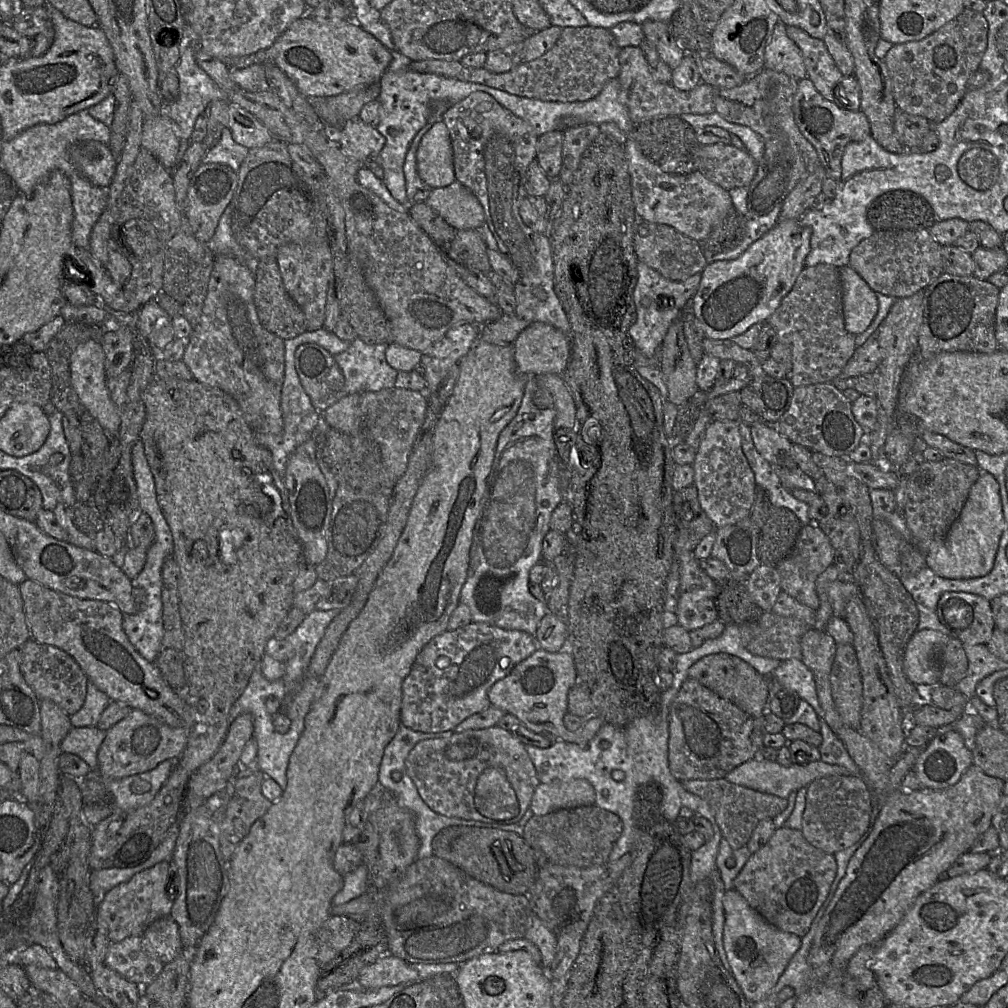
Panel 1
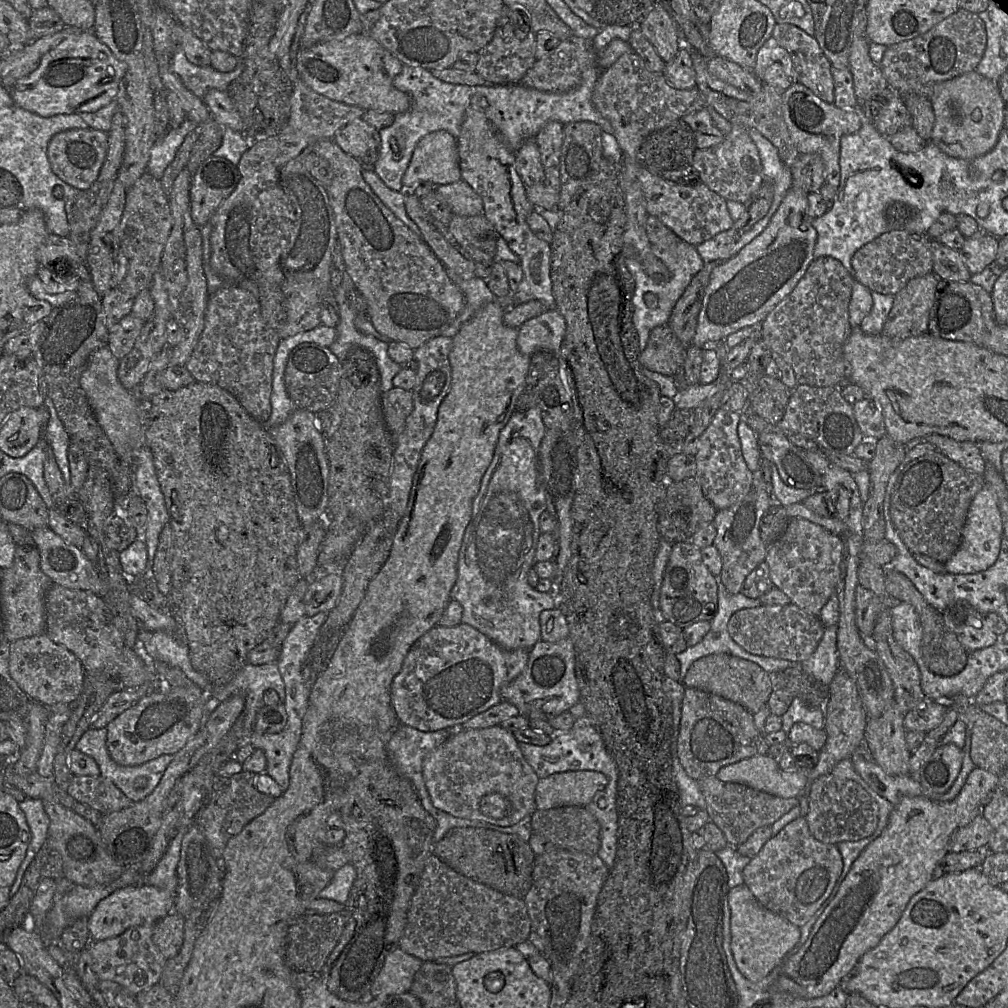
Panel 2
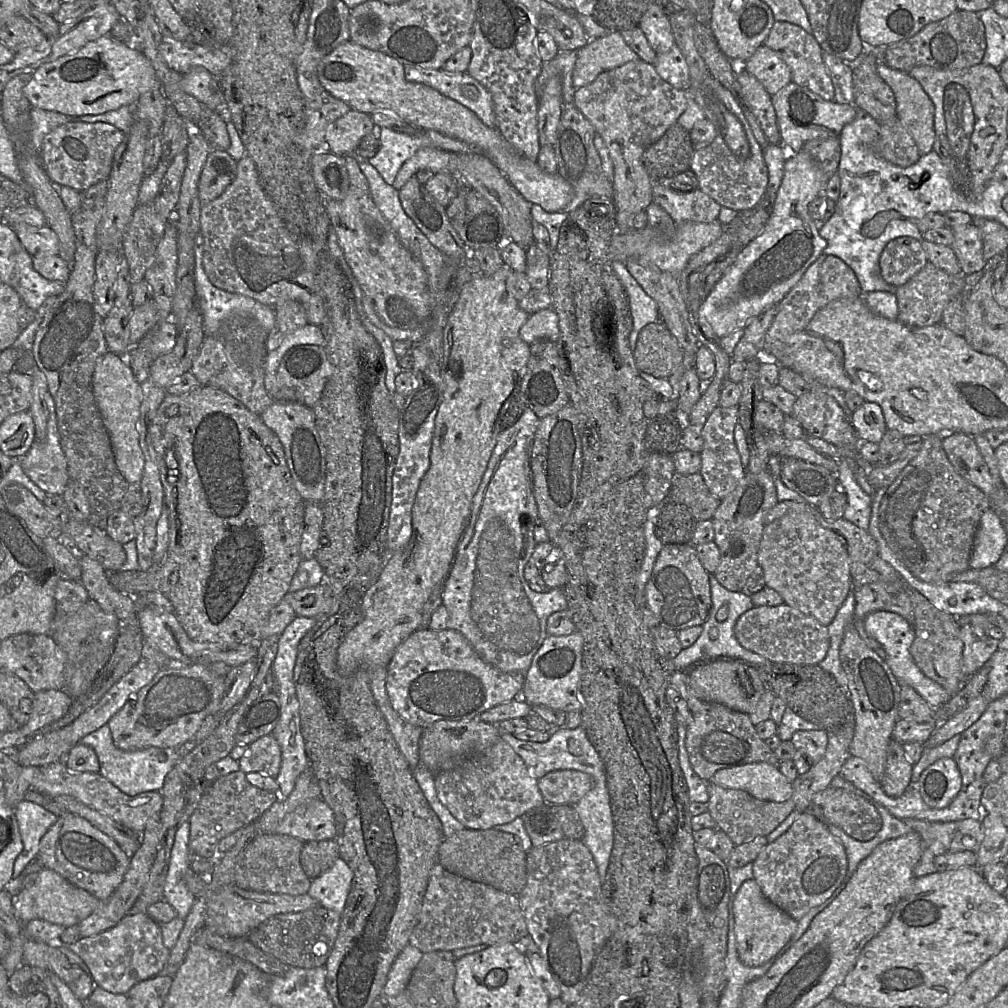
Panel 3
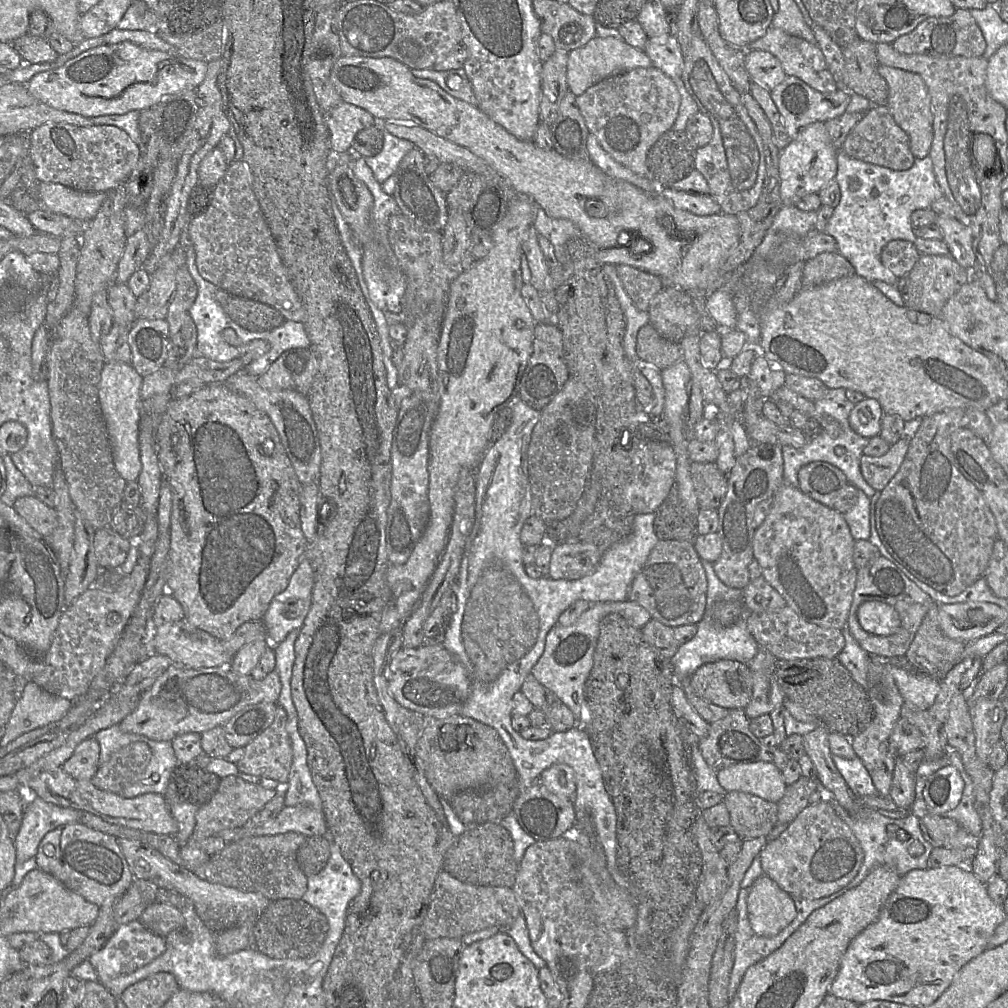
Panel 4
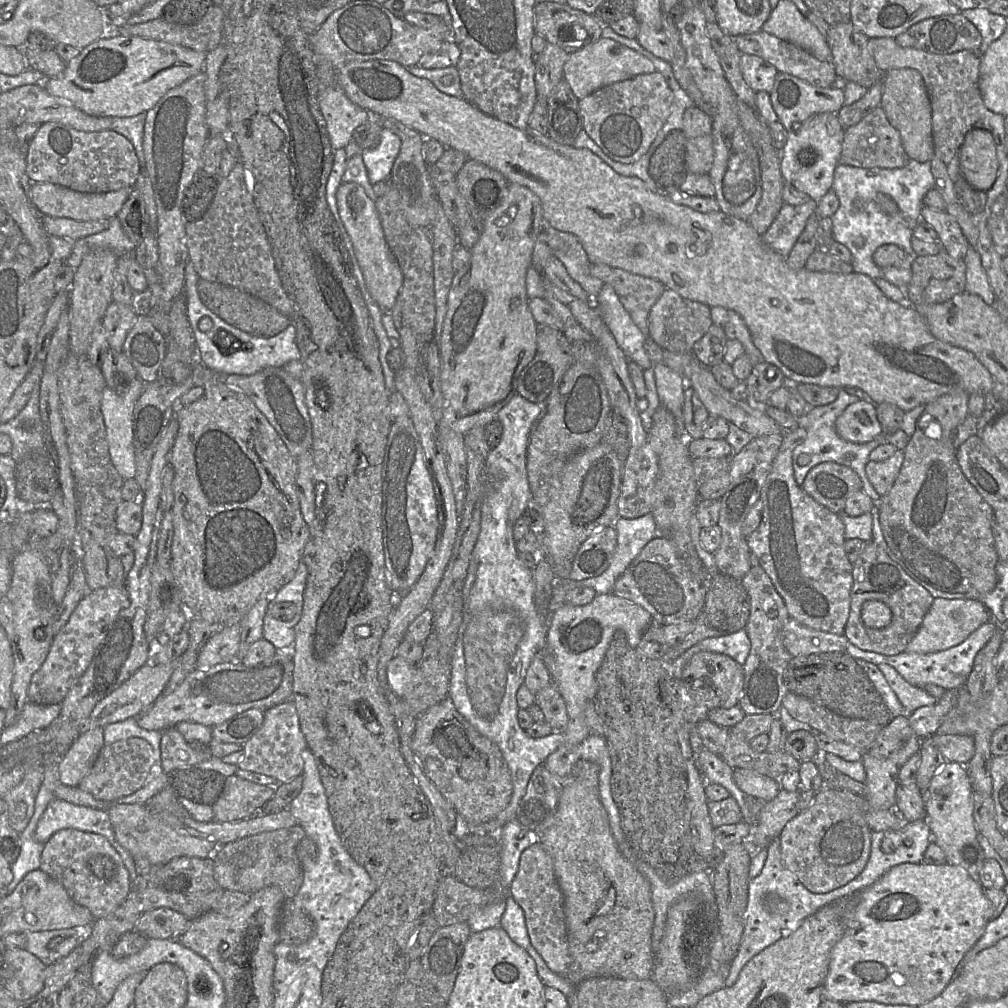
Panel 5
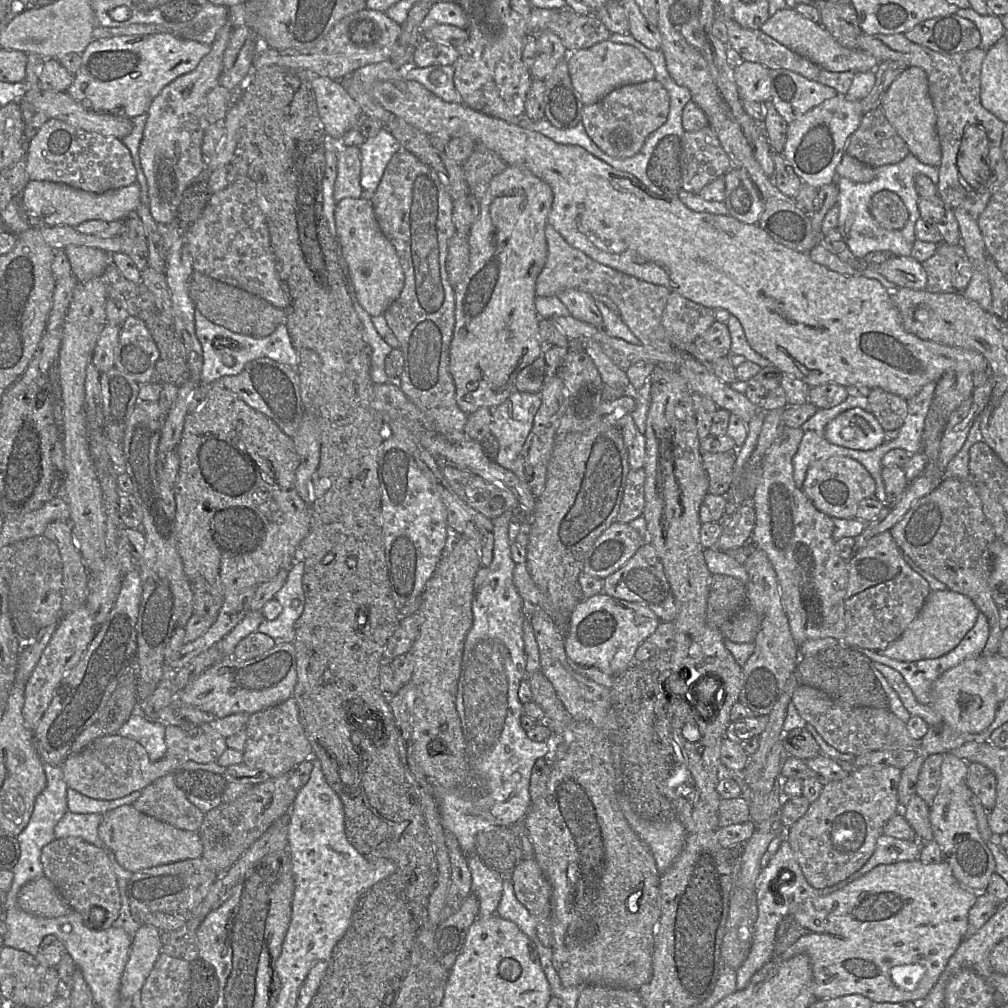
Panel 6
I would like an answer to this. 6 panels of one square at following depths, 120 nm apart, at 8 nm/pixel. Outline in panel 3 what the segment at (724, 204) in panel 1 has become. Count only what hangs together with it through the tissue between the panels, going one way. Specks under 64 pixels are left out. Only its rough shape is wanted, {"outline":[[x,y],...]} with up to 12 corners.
{"outline":[[653,185],[676,224],[718,220],[722,206],[699,188]]}

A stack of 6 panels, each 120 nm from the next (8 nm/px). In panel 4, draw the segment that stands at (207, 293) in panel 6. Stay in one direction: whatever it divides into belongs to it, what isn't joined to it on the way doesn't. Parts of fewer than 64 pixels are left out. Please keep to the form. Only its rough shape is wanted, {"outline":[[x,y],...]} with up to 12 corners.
{"outline":[[221,288],[215,298],[232,321],[251,332],[286,320],[268,304]]}

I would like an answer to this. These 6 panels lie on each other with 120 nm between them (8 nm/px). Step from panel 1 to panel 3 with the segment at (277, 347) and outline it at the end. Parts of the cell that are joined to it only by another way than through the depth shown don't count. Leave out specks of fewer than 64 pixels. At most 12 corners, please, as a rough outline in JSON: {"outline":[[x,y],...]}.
{"outline":[[230,315],[190,371],[261,415],[268,333]]}

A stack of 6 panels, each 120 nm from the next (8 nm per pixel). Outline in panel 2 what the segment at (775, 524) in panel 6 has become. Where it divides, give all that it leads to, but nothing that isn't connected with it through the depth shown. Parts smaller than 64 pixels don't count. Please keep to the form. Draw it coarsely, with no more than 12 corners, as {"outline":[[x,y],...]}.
{"outline":[[791,518],[767,546],[774,587],[818,617],[836,590],[841,537]]}

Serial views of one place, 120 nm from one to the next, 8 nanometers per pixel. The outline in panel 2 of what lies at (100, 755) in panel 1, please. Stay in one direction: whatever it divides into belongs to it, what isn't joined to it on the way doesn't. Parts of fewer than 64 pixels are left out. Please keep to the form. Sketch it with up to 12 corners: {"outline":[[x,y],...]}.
{"outline":[[159,685],[106,726],[122,766],[175,755],[214,704]]}

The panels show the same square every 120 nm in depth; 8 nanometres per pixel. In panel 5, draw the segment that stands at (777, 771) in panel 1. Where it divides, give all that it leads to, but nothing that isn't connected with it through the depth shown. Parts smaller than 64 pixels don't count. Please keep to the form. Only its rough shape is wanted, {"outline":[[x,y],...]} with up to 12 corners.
{"outline":[[736,768],[733,779],[748,797],[767,802],[781,787],[778,779]]}

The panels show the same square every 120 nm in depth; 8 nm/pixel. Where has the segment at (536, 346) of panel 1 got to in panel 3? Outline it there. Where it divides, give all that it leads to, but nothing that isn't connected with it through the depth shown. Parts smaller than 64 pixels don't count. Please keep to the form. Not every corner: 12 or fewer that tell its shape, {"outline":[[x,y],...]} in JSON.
{"outline":[[549,307],[531,314],[519,336],[529,345],[559,339],[557,313]]}

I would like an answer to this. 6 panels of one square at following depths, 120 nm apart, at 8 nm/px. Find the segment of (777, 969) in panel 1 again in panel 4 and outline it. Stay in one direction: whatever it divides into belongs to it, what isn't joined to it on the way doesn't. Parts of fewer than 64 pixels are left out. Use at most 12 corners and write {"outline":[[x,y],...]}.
{"outline":[[766,875],[749,888],[752,930],[777,935],[796,916],[793,898]]}

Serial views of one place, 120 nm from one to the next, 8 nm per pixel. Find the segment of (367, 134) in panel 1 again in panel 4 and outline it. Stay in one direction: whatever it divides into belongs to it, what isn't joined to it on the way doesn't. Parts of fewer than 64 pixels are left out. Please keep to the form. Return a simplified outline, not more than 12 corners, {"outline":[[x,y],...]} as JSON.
{"outline":[[345,101],[324,112],[334,153],[377,122]]}

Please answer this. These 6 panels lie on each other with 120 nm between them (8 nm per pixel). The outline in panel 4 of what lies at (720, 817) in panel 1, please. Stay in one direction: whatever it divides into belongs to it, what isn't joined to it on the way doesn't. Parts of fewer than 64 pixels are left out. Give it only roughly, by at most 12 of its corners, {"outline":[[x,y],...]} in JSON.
{"outline":[[723,795],[730,826],[742,840],[767,837],[777,804],[759,796]]}

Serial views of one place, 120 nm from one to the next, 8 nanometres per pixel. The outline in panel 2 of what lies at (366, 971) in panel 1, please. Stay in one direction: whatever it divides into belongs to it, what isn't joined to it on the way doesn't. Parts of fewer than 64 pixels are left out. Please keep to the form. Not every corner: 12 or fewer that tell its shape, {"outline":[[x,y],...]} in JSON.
{"outline":[[390,952],[369,993],[409,992],[423,961]]}

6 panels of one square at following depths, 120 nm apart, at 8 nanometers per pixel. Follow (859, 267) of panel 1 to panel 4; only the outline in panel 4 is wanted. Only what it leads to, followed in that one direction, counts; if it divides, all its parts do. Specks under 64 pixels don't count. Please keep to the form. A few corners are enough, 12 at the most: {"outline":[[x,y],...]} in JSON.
{"outline":[[908,240],[889,241],[881,262],[897,278],[920,257]]}

